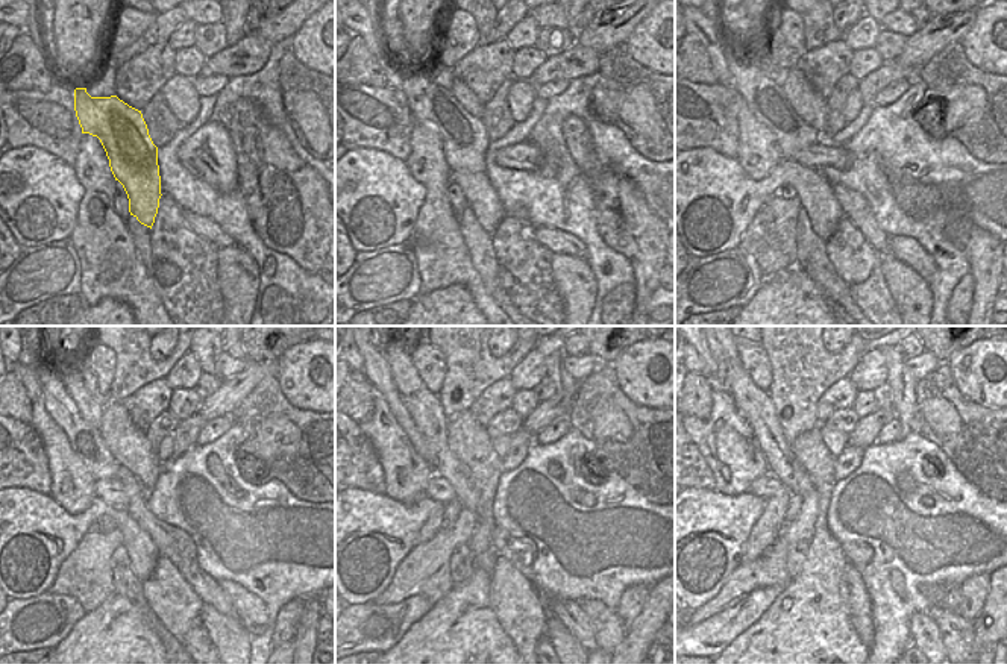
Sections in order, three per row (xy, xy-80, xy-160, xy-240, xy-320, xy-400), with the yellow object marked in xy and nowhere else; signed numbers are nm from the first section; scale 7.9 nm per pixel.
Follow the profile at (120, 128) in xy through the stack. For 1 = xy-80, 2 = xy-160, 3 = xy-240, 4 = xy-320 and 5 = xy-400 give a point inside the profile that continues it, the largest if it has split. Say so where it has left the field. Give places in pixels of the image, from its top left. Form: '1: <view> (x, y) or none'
1: xy-80 (464, 138)
2: xy-160 (768, 102)
3: xy-240 (85, 440)
4: xy-320 (376, 369)
5: xy-400 (710, 364)

